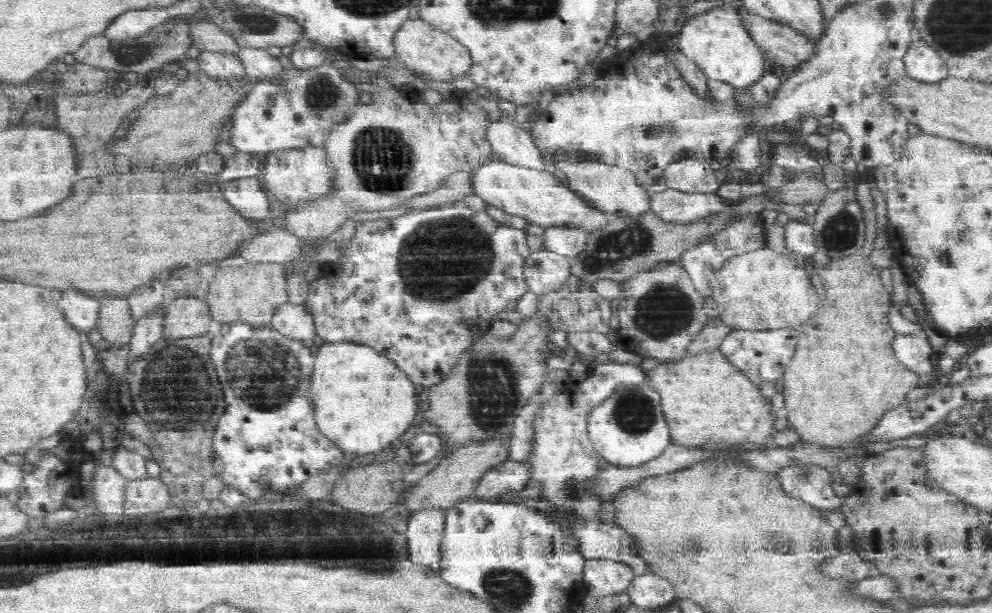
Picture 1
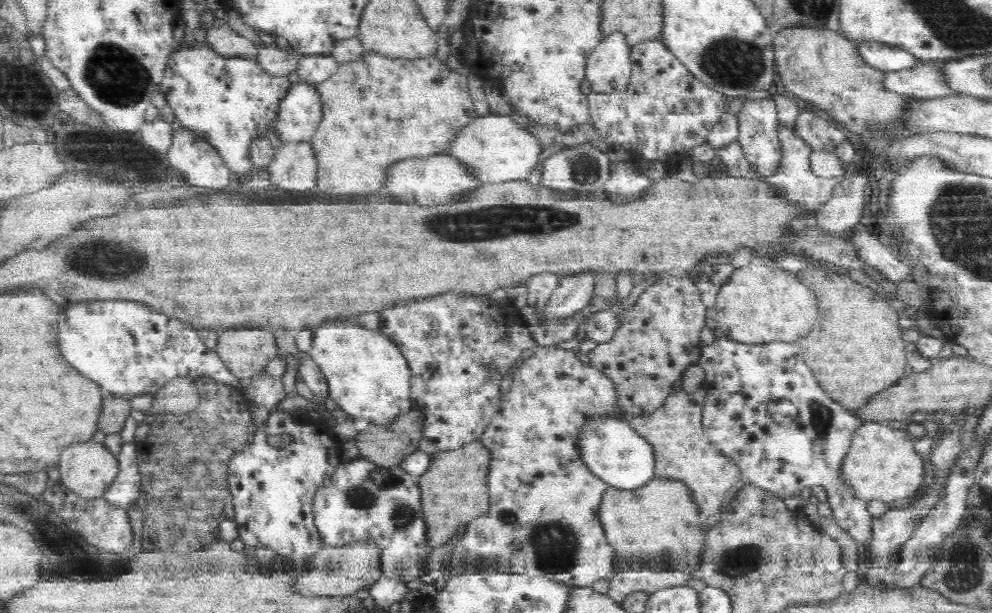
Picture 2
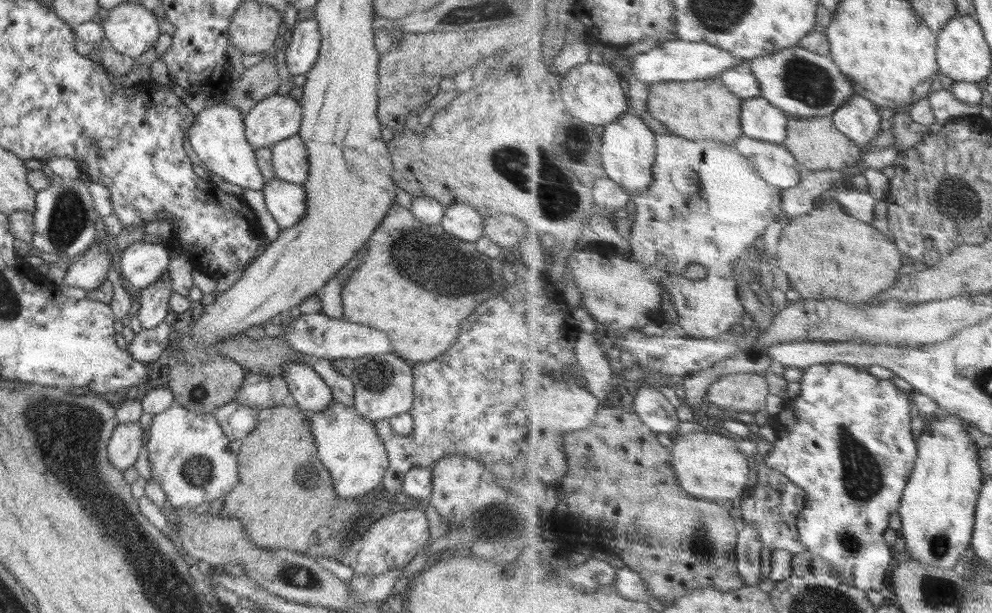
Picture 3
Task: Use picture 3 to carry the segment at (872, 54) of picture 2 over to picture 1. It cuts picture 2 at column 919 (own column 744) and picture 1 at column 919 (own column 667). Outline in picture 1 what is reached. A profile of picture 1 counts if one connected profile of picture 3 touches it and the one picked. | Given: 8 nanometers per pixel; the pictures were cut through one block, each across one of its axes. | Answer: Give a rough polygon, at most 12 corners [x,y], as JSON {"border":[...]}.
{"border":[[921,41],[910,44],[907,76],[939,83],[950,75],[940,53]]}

